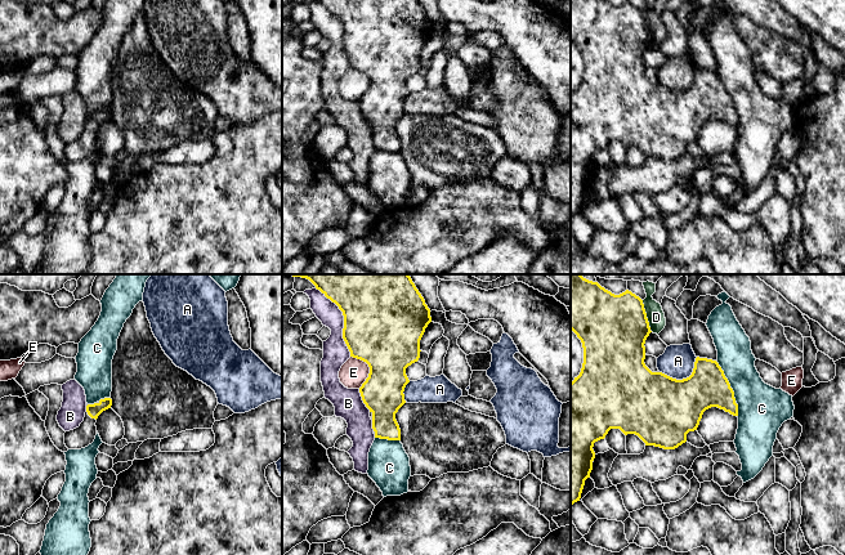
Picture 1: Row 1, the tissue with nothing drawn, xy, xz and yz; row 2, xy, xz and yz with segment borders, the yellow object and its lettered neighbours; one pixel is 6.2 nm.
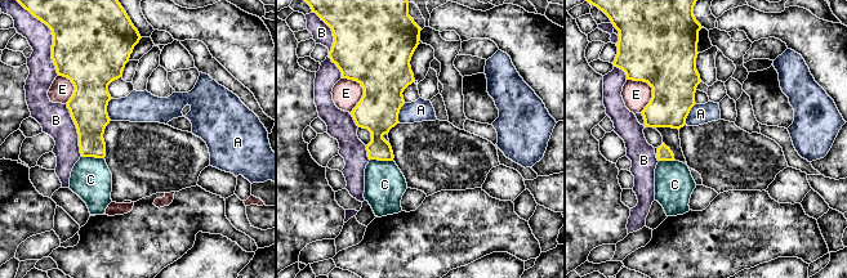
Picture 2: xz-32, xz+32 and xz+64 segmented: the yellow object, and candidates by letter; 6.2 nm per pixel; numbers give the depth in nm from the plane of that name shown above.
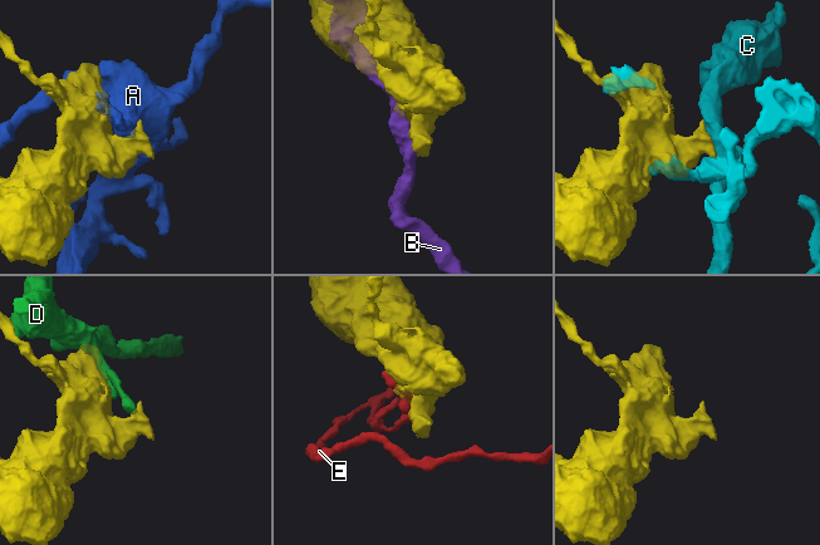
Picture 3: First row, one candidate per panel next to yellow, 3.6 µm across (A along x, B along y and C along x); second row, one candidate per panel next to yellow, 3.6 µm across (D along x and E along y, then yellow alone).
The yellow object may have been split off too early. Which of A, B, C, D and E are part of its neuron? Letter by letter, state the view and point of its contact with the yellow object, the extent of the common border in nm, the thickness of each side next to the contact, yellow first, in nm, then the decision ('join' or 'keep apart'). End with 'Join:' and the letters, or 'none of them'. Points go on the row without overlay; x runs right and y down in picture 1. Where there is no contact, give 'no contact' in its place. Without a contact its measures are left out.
A: yz (683, 90) | 260 nm | 440/200 nm | keep apart
B: xz (344, 32) | 480 nm | 480/160 nm | keep apart
C: yz (728, 93) | 280 nm | 260/280 nm | keep apart
D: yz (645, 27) | 220 nm | 420/110 nm | keep apart
E: xz (370, 80) | 220 nm | 460/170 nm | keep apart
Join: none of them

